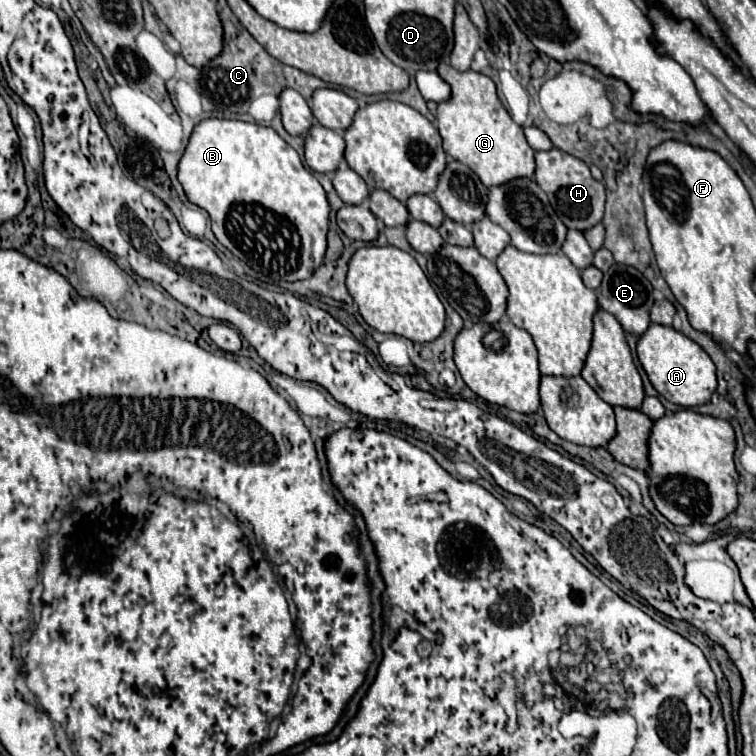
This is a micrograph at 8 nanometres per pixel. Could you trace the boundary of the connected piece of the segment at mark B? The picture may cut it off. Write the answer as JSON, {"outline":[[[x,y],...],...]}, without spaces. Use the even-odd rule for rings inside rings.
{"outline":[[[202,119],[194,127],[178,163],[178,181],[188,201],[208,211],[216,239],[254,271],[274,281],[298,281],[308,279],[322,265],[330,205],[322,185],[272,127],[236,119]]]}

